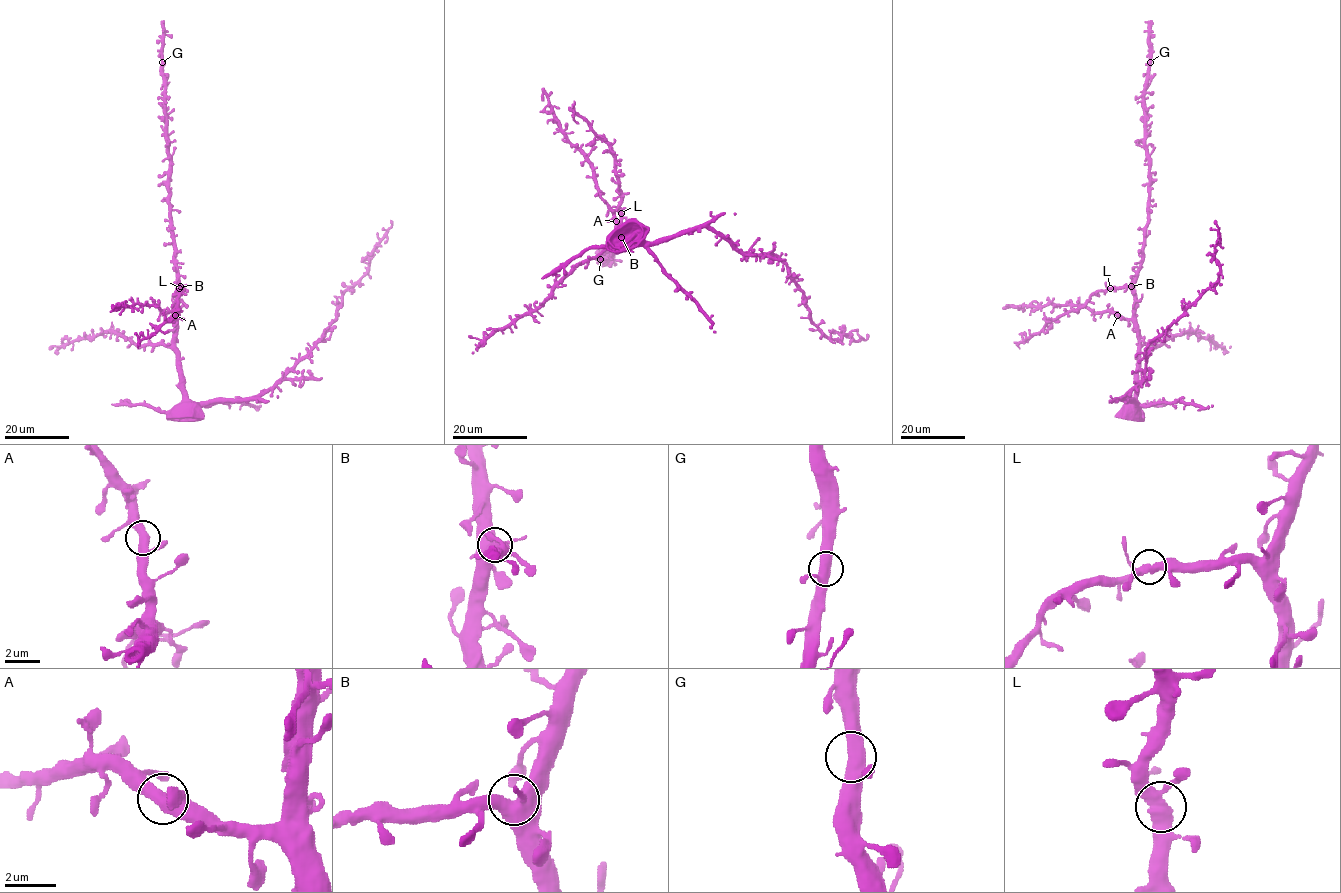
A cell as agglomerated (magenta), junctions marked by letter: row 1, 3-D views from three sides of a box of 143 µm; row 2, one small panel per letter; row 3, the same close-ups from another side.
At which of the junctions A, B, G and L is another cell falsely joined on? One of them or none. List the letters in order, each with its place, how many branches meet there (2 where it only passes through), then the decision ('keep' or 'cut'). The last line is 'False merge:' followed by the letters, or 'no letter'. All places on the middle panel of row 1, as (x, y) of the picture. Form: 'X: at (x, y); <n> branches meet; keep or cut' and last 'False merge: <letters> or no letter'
A: at (616, 221); 3 branches meet; keep
B: at (621, 237); 3 branches meet; keep
G: at (600, 259); 3 branches meet; keep
L: at (621, 213); 3 branches meet; keep
False merge: no letter

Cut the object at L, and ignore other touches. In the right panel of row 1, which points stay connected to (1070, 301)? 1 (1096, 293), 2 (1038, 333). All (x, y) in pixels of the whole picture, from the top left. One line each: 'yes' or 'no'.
1: no
2: no

